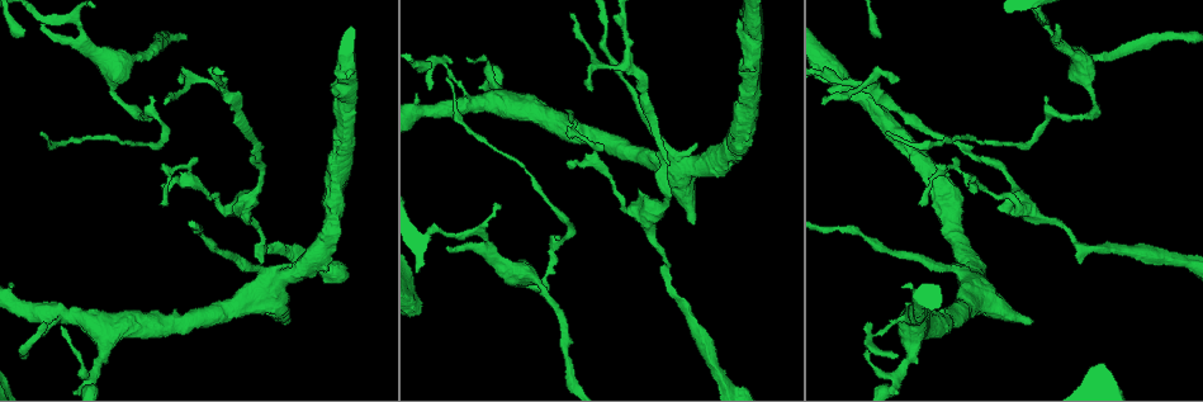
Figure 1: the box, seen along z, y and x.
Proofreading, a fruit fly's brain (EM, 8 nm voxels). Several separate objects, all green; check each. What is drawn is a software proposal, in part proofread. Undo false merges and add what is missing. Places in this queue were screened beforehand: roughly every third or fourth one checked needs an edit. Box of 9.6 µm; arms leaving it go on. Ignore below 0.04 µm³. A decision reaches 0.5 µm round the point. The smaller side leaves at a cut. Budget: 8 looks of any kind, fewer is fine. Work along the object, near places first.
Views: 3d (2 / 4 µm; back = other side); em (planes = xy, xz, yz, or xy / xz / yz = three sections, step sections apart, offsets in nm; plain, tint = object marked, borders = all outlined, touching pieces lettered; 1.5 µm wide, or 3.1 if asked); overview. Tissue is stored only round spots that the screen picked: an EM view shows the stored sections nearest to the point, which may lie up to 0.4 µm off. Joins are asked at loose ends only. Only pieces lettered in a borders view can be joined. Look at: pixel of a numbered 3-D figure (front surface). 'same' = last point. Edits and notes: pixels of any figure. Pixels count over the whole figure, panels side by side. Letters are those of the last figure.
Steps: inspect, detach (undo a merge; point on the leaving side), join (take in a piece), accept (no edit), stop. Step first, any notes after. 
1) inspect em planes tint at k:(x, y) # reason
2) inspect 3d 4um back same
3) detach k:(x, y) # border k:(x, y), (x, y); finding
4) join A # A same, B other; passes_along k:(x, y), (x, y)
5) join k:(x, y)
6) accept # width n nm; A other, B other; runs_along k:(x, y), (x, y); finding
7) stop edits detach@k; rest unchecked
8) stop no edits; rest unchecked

inspect 3d 2um at 1:(468, 59) # branch stops here

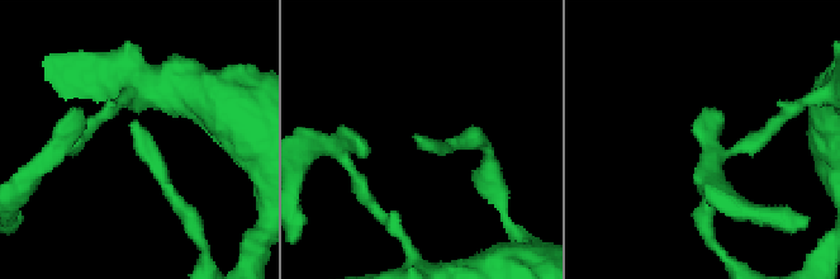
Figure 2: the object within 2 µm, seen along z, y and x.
inspect em xy step 8 borders at 2:(134, 122) # shape alone is not enough

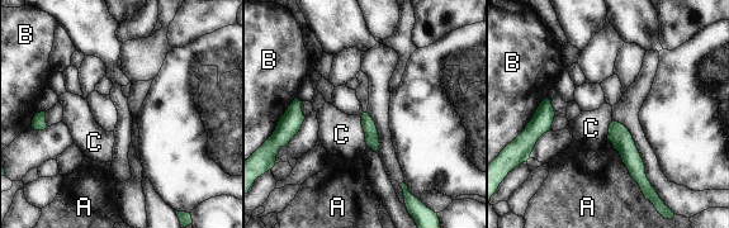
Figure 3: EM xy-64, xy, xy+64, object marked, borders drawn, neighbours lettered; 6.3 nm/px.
inspect em planes borders same

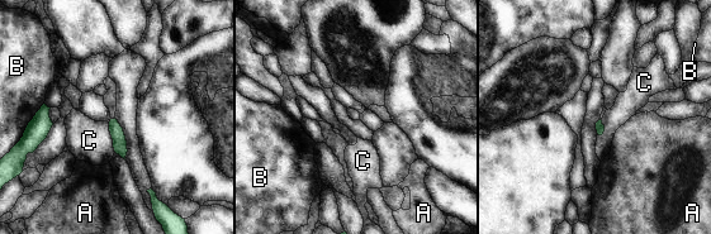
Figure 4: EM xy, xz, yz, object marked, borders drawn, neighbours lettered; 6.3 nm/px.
accept # A other, B other, C other; border 4:(109, 120), (109, 134), (115, 152); no lettered piece goes on from it

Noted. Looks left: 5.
inspect 3d 2um at 1:(1066, 228) # narrows sharply

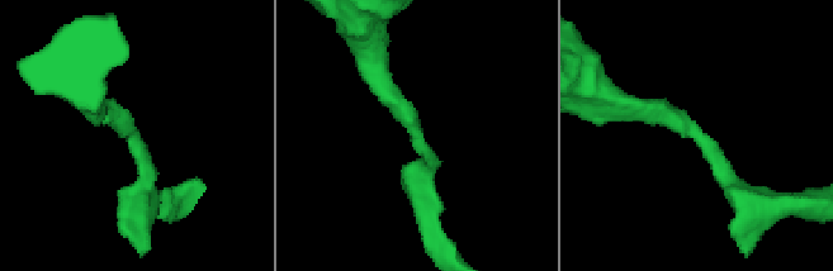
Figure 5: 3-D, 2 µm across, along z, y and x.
inspect em planes borders at 5:(130, 130) # arm_widths 200, 220 nm; now the EM

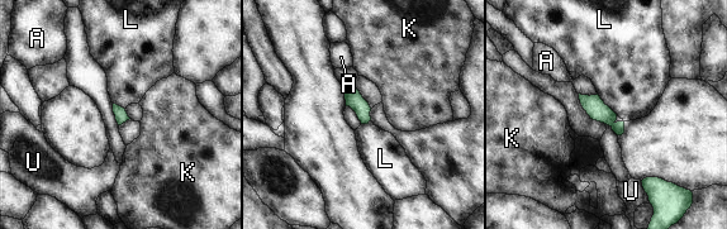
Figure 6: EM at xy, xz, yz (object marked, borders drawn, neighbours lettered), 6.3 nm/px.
accept # A other, K other, L other, U other; border 6:(597, 94), (617, 114); all the same neuron

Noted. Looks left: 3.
inspect em planes borders at 1:(974, 193) # an open end

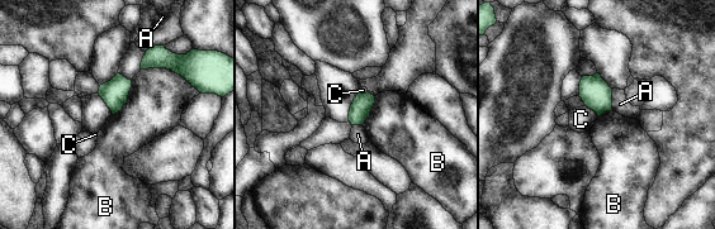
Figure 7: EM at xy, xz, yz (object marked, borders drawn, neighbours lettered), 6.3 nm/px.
accept # longest_contact B 400 nm; A other, B other, C other; border 7:(141, 68), (170, 68), (198, 91); none of them fits

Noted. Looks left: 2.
stop no edits; rest unchecked

